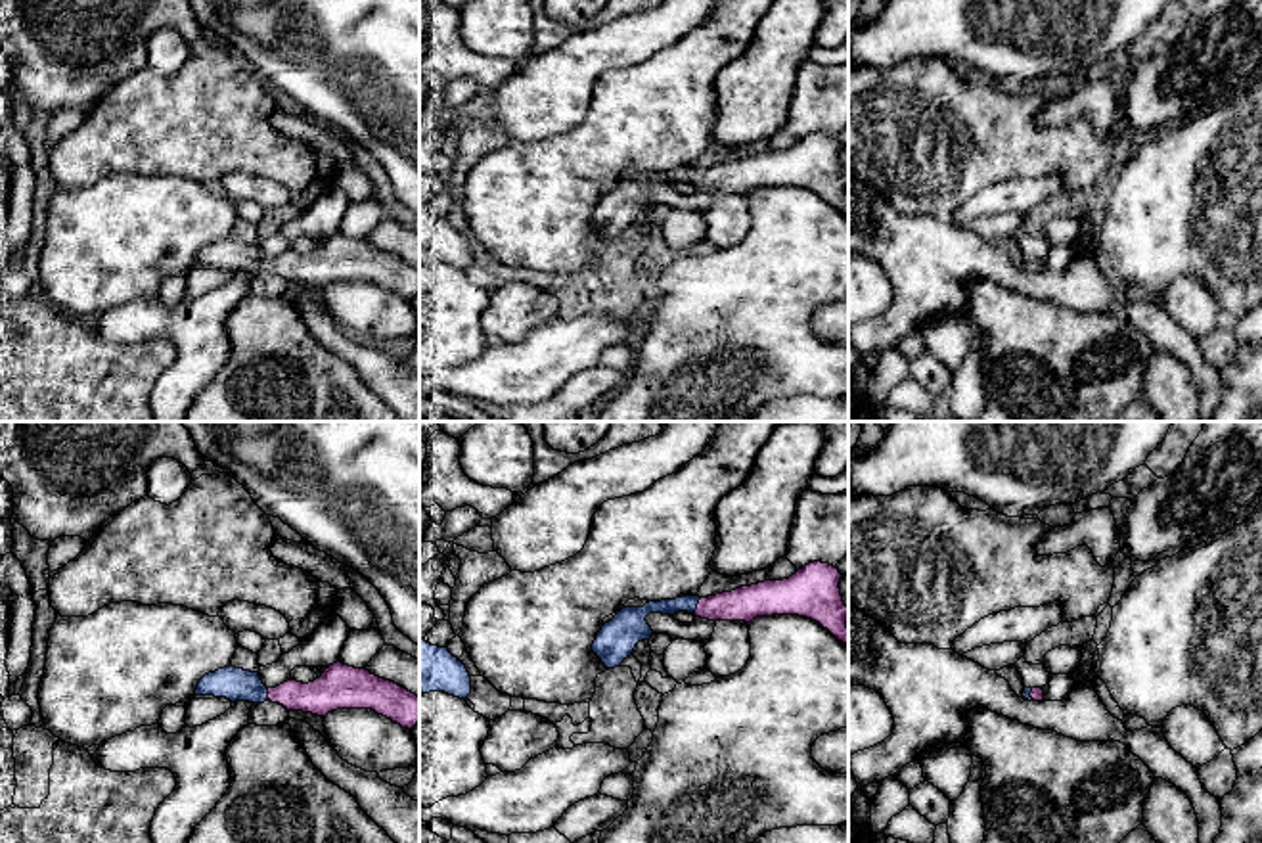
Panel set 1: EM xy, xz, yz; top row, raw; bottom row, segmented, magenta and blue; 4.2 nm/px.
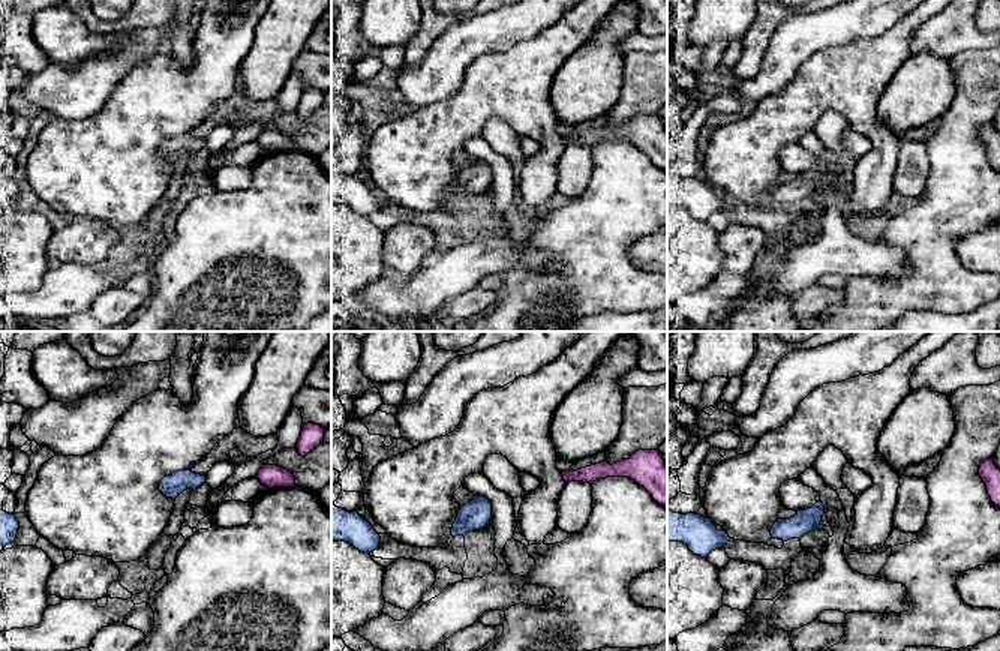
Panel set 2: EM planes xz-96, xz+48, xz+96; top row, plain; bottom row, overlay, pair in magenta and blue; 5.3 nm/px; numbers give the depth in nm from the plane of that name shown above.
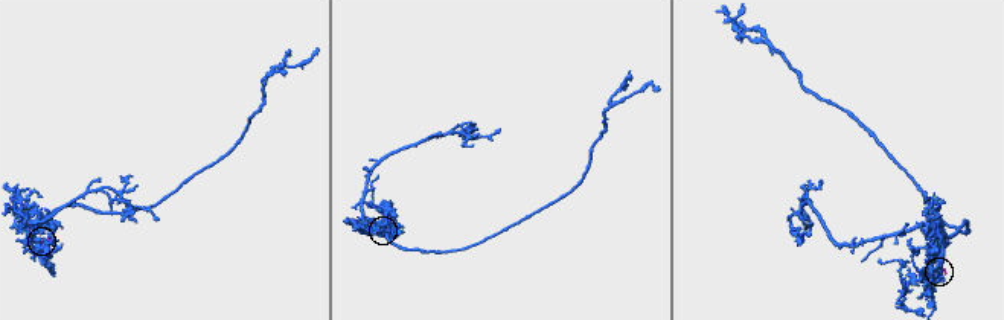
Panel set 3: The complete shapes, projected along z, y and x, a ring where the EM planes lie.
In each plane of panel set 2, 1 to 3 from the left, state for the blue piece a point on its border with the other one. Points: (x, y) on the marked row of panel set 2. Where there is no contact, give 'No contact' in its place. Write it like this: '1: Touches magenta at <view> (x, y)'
1: No contact
2: No contact
3: No contact

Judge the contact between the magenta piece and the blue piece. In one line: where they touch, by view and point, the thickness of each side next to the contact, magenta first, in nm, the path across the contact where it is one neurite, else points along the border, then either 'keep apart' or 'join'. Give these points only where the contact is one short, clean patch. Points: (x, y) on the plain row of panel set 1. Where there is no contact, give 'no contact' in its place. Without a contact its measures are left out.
contact xz (698, 177); calibres 140 and 70 nm; way xz (743, 175), (698, 177), (688, 175); join

